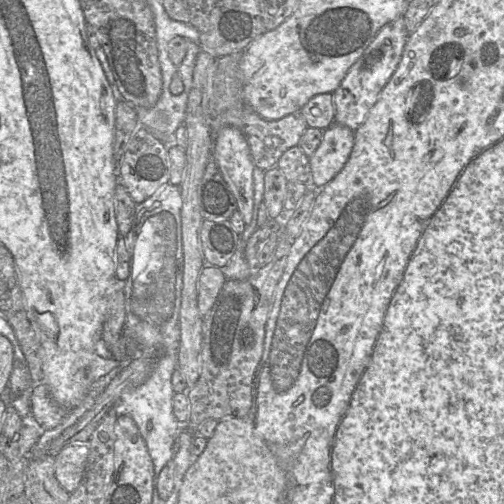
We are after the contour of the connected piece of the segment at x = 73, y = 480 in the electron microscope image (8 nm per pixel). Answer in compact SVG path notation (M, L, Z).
M71 443L54 457L56 478L69 494L79 487L83 479L89 452L88 443Z

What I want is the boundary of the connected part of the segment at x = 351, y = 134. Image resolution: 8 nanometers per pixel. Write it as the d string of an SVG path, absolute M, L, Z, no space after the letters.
M338 123L324 130L319 147L310 157L314 188L323 188L343 169L354 147L356 130Z

